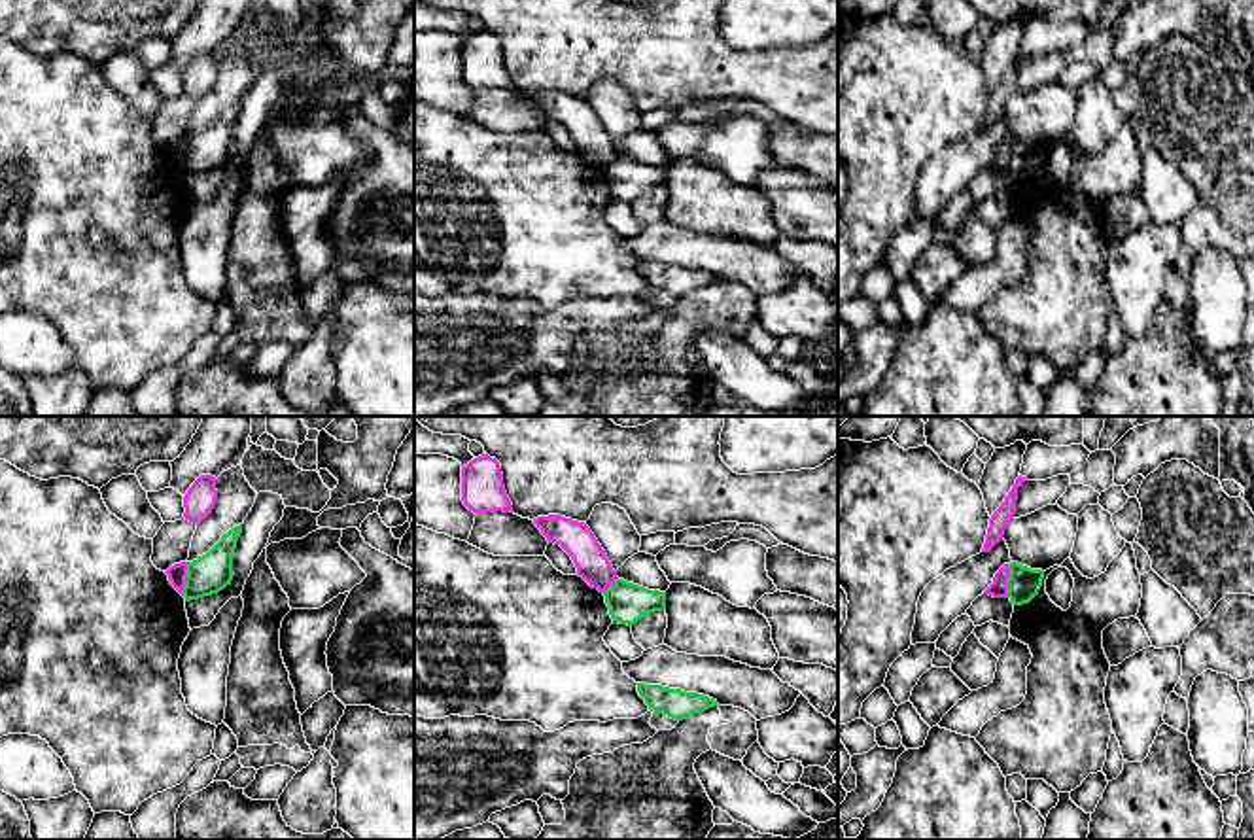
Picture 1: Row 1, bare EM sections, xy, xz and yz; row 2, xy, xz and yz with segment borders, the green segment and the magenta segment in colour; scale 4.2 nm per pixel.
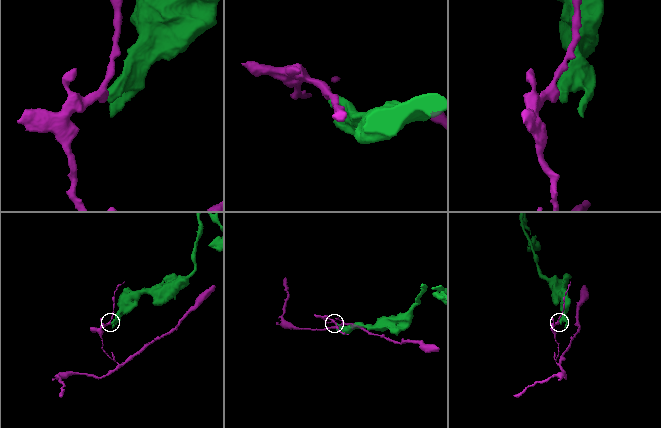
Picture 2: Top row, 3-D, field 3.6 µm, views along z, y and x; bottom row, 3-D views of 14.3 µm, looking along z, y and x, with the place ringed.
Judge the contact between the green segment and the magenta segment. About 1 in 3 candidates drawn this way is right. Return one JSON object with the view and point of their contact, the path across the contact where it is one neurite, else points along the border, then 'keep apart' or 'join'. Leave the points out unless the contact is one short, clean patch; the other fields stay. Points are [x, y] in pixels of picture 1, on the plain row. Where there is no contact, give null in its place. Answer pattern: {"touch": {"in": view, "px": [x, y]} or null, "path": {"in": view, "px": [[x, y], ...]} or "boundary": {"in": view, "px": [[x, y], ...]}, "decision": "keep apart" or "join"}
{"touch": {"in": "xy", "px": [186, 156]}, "boundary": {"in": "xy", "px": [[188, 139], [182, 171]]}, "decision": "keep apart"}

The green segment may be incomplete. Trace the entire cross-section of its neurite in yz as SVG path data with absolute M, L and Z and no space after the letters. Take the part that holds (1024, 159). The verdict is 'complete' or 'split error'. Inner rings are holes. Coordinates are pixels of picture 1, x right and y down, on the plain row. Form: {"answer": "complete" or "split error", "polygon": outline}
{"answer": "complete", "polygon": "M1010 138L1008 174L1014 182L1029 180L1040 166L1044 155L1042 146L1031 146L1018 138Z"}

